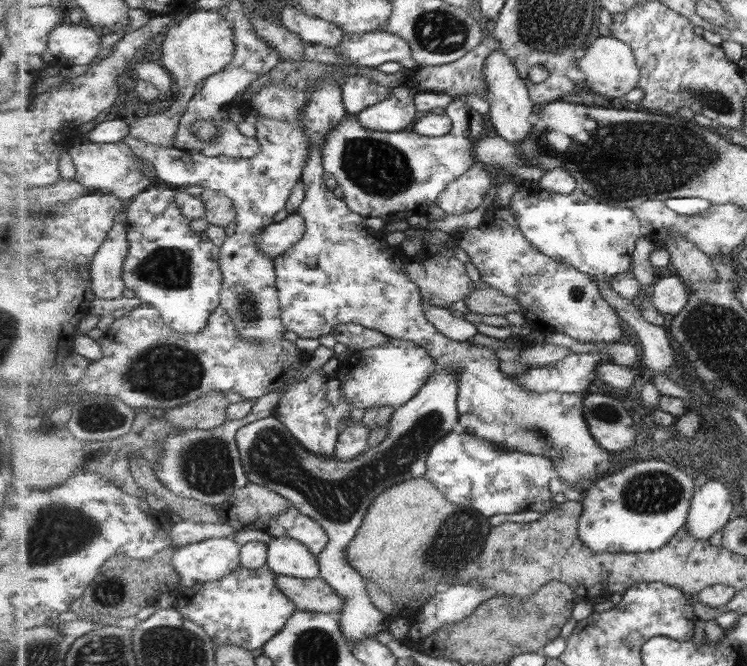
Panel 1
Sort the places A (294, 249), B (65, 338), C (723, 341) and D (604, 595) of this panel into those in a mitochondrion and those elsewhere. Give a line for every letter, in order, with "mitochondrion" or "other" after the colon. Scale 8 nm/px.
A: other
B: other
C: mitochondrion
D: other

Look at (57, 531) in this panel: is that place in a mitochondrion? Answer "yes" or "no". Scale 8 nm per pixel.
yes

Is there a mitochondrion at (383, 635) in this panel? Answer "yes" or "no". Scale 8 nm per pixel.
no

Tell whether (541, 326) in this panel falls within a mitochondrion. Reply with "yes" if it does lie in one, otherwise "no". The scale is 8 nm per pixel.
no

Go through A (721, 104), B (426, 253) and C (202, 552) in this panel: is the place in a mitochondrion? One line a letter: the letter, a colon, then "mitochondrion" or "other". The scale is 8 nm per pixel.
A: mitochondrion
B: other
C: other

